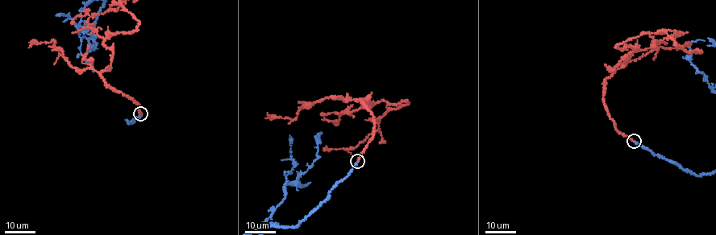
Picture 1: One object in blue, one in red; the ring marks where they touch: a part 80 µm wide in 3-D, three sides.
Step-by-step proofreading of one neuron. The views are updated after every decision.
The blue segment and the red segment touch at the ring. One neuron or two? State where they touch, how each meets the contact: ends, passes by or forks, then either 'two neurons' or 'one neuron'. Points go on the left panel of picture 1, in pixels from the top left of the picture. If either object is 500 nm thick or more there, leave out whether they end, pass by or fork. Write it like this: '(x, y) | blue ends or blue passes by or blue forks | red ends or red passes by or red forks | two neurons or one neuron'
(140, 113) | blue ends | red ends | one neuron

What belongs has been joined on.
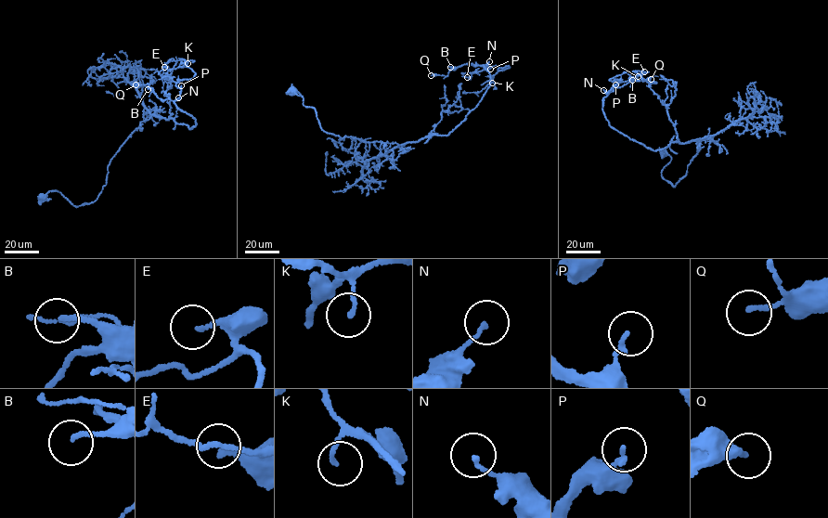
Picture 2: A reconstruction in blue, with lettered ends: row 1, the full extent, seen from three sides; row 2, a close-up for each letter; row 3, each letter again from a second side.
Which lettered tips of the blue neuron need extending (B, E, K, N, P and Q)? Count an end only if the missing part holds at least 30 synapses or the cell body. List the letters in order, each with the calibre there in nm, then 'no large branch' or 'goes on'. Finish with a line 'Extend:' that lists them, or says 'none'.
B: 160 nm | goes on
E: 170 nm | no large branch
K: 110 nm | no large branch
N: 130 nm | no large branch
P: 140 nm | no large branch
Q: 130 nm | no large branch
Extend: B

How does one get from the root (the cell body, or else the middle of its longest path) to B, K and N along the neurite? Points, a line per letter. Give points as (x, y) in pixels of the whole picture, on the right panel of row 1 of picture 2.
B: (664, 153), (671, 159), (661, 173), (673, 187), (699, 142), (654, 150), (604, 115), (603, 98), (632, 80)
K: (664, 153), (673, 187), (699, 142), (654, 150), (604, 115), (620, 82), (610, 79), (638, 76)
N: (664, 153), (671, 159), (661, 173), (673, 187), (699, 142), (654, 150), (630, 138), (609, 124), (603, 90)

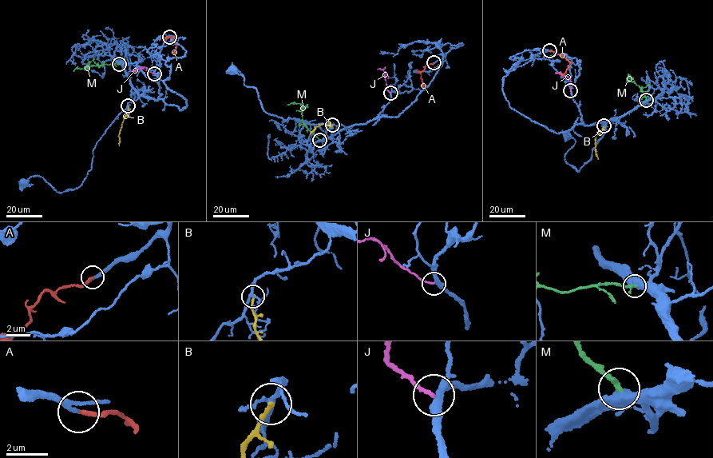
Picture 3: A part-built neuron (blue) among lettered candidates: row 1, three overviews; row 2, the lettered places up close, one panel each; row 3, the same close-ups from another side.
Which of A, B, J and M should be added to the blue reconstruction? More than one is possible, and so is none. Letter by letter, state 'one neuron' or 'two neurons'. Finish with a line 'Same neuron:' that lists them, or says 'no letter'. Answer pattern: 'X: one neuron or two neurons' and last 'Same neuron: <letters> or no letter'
A: one neuron
B: two neurons
J: two neurons
M: two neurons
Same neuron: A

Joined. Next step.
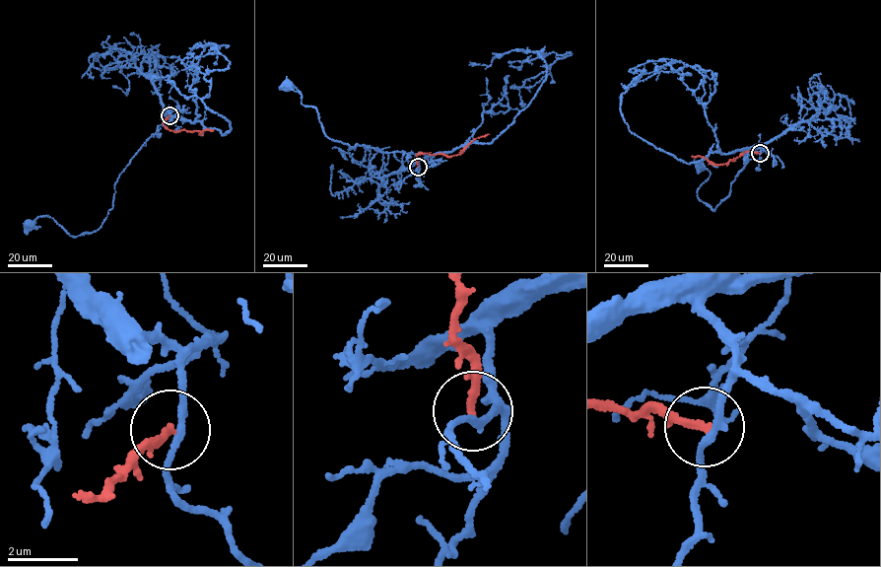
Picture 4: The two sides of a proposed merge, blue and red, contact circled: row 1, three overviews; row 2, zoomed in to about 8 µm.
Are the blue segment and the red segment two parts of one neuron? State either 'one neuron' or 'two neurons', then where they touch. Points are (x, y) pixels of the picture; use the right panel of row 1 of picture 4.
two neurons; at (760, 153)

